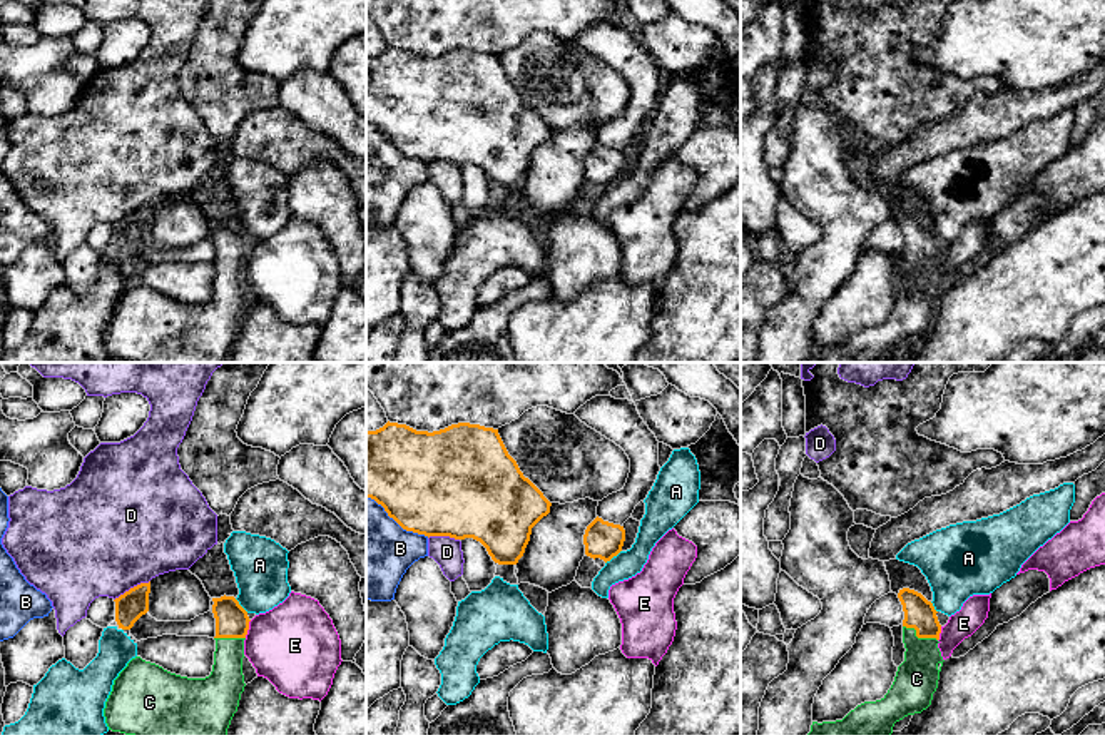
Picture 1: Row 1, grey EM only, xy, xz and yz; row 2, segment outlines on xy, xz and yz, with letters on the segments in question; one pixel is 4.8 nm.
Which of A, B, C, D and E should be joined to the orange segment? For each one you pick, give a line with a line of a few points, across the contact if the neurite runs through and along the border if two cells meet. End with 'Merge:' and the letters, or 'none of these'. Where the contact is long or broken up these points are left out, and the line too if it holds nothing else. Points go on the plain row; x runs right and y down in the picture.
C: line yz (920, 239), (918, 263), (916, 304)
Merge: C

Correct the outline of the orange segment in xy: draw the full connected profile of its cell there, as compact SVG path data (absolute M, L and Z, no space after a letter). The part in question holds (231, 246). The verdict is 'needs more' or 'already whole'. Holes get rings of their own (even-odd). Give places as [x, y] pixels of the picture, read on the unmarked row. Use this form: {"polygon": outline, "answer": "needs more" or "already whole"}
{"polygon": "M234 222L212 224L216 277L206 304L187 304L132 284L114 306L104 342L109 356L134 362L227 362L244 317L247 237Z", "answer": "needs more"}

